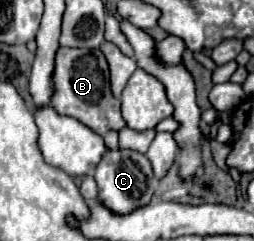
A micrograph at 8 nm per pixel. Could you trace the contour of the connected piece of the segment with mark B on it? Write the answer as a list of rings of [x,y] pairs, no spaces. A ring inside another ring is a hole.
[[[59,48],[55,58],[55,74],[53,74],[55,96],[51,106],[57,114],[73,116],[93,132],[105,136],[109,130],[123,130],[125,120],[121,116],[121,104],[111,92],[109,84],[109,66],[101,50],[81,50],[81,48]]]

